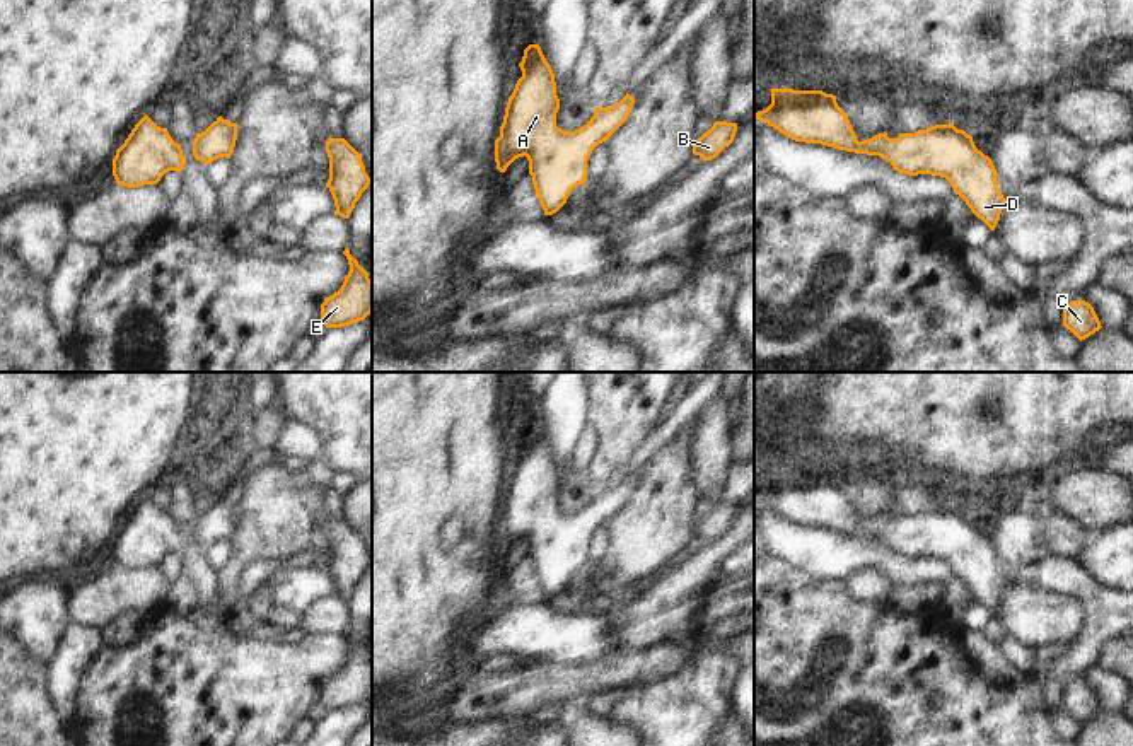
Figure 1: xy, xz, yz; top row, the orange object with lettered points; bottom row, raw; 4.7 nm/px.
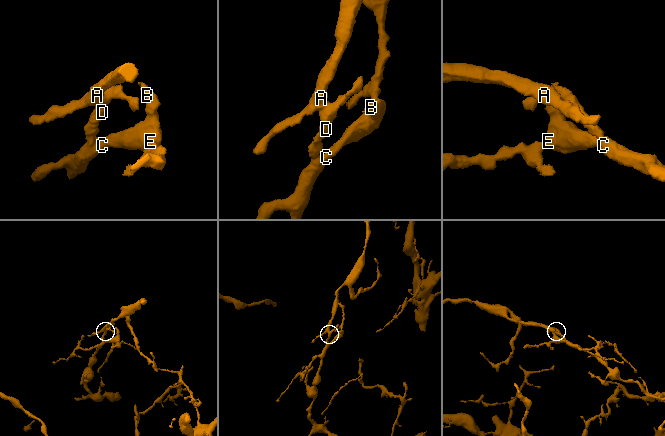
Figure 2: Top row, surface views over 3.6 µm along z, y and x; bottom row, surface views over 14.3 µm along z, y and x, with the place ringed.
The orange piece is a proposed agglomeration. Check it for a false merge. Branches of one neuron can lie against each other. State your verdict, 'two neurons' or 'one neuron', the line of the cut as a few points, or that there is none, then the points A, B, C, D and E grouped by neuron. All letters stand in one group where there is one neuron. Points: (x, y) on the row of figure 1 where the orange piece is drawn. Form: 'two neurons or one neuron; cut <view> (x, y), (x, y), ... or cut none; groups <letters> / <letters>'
one neuron; cut none; groups A B C D E

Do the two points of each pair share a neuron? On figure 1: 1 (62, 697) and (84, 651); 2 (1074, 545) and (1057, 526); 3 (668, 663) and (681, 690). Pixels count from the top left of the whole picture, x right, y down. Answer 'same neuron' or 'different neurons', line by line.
1: same neuron
2: same neuron
3: different neurons

